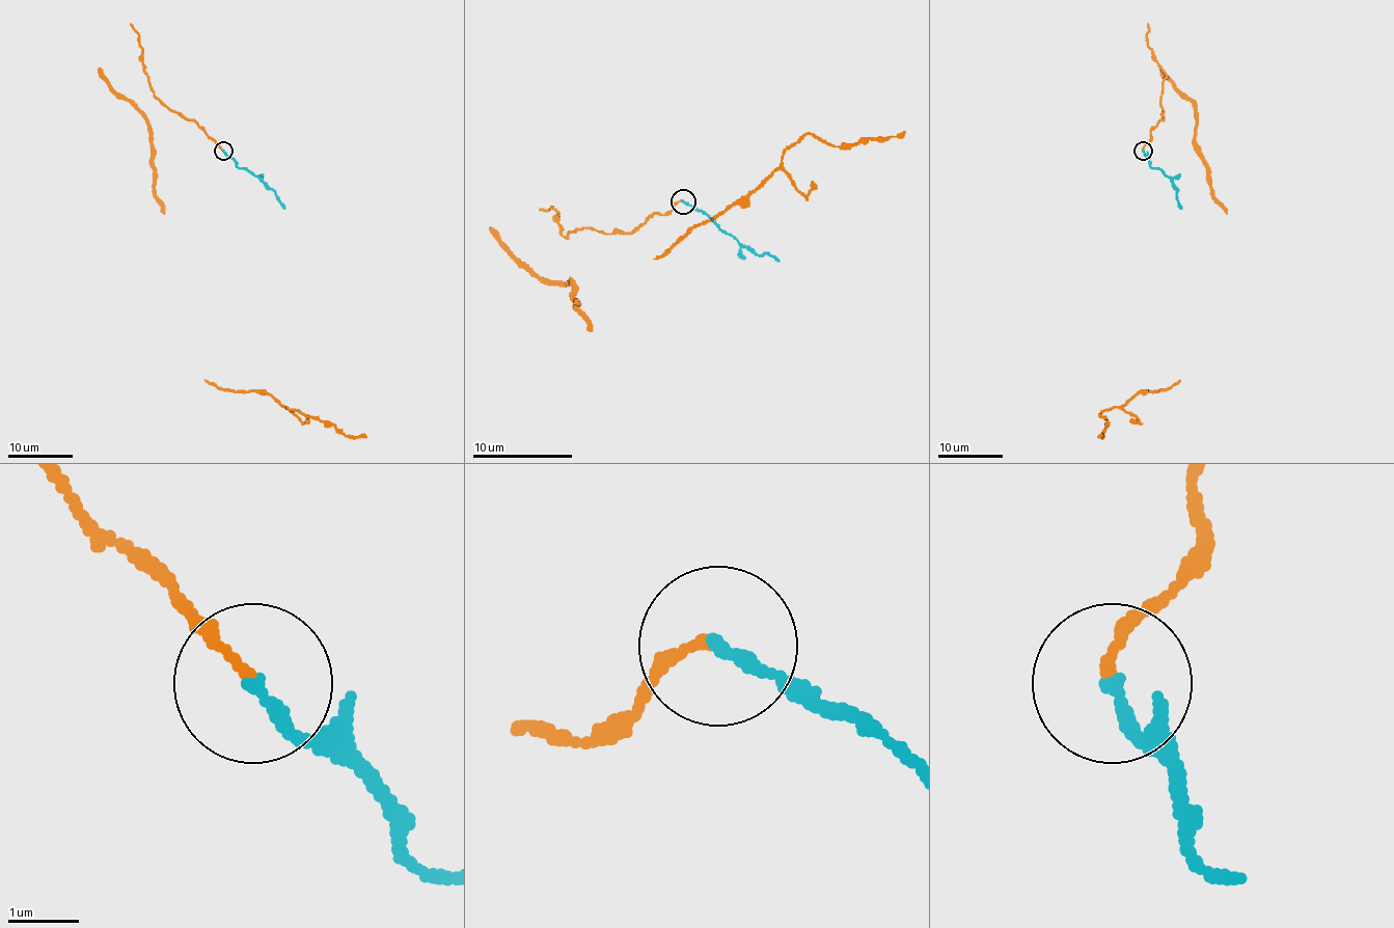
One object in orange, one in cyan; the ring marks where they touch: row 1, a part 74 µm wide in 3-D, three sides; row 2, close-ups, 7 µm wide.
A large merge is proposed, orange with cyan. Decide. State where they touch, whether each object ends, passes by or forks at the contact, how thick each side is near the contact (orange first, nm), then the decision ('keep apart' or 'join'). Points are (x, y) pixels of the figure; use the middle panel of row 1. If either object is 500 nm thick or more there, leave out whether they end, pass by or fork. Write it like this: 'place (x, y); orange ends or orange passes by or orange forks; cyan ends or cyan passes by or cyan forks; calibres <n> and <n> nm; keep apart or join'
place (683, 201); orange ends; cyan ends; calibres 140 and 200 nm; keep apart

